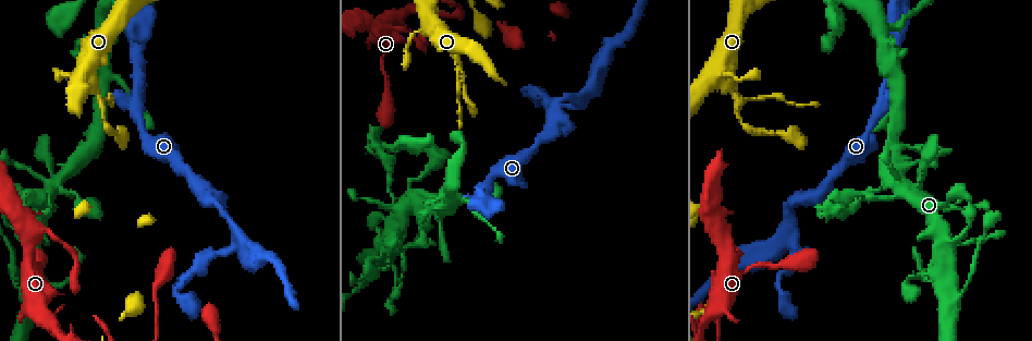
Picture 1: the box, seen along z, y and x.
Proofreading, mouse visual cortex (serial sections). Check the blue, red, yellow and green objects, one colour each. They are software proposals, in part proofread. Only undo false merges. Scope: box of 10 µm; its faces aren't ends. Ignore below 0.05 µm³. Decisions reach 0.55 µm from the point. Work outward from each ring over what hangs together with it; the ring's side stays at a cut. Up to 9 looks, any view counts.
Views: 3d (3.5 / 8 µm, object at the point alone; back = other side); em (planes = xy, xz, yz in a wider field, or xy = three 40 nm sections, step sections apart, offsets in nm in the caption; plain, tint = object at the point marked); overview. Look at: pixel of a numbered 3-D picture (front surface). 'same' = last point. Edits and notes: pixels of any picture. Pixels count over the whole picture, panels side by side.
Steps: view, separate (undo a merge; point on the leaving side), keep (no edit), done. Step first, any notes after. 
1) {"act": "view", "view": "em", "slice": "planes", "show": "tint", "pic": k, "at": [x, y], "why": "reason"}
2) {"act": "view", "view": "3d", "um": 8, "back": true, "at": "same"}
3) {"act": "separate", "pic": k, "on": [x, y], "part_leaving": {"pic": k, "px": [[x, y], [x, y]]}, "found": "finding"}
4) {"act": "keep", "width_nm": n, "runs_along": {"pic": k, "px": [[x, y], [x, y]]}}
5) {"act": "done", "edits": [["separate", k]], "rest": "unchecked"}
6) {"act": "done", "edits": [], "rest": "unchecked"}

{"act": "view", "view": "3d", "um": 3.5, "pic": 1, "at": [41, 314], "why": "calibre changes"}

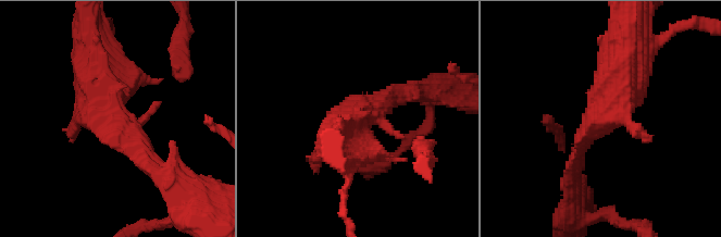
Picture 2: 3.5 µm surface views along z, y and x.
{"act": "view", "view": "em", "slice": "planes", "show": "tint", "pic": 2, "at": [595, 122]}

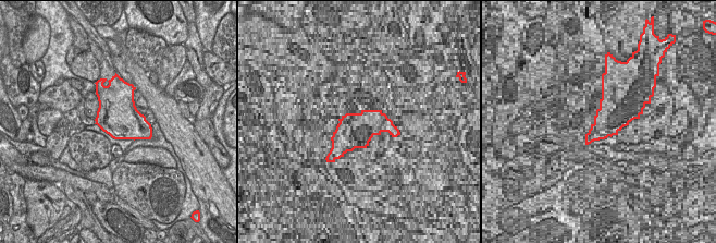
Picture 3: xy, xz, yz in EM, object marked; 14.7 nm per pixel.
{"act": "keep", "found": "continuous, no second cell"}

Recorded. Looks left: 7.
{"act": "view", "view": "3d", "um": 3.5, "pic": 1, "at": [440, 221], "why": "a narrow waist"}

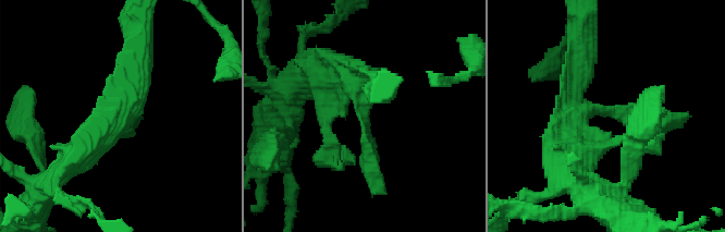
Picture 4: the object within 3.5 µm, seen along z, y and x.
{"act": "view", "view": "em", "slice": "planes", "show": "tint", "pic": 4, "at": [603, 112]}

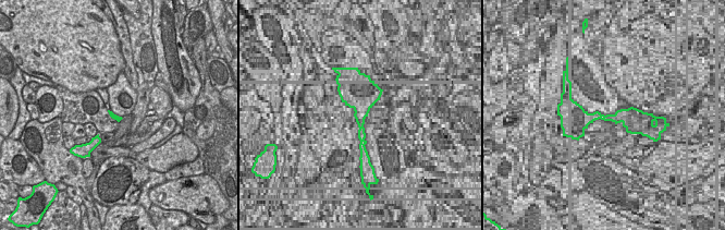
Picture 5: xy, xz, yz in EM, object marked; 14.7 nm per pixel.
{"act": "keep", "found": "one cell here"}

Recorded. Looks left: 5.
{"act": "view", "view": "3d", "um": 3.5, "pic": 1, "at": [578, 97], "why": "three arms meet"}

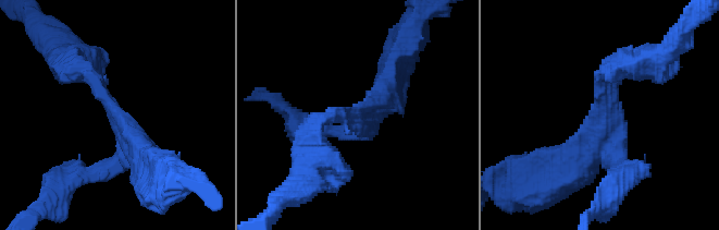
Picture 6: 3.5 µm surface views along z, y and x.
{"act": "view", "view": "em", "slice": "xy", "step": 1, "show": "plain", "pic": 6, "at": [602, 108], "arms": 3, "arm_widths_nm": [250, 250, 350], "why": "need the tissue"}

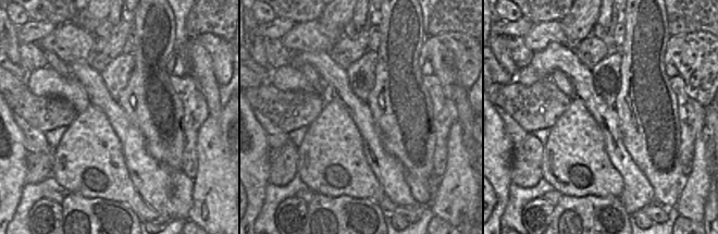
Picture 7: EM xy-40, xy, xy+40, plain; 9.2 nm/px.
{"act": "view", "view": "em", "slice": "xy", "step": 1, "show": "tint", "at": "same"}

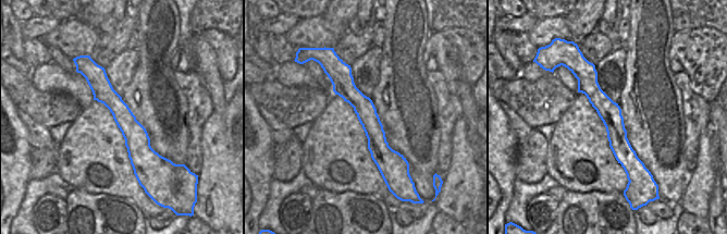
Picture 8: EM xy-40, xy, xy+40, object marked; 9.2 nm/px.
{"act": "keep", "width_nm": 190, "runs_along": {"pic": 6, "px": [[64, 67], [95, 81], [145, 164]]}, "found": "one cell here"}

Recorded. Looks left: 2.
{"act": "view", "view": "3d", "um": 3.5, "pic": 1, "at": [101, 97], "why": "thick turns thin"}

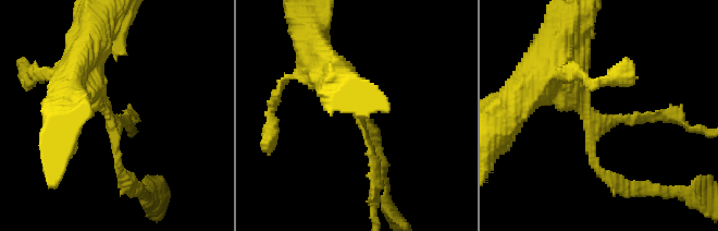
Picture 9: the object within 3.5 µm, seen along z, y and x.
{"act": "view", "view": "em", "slice": "xy", "step": 2, "show": "tint", "pic": 9, "at": [112, 117], "why": "need the tissue"}

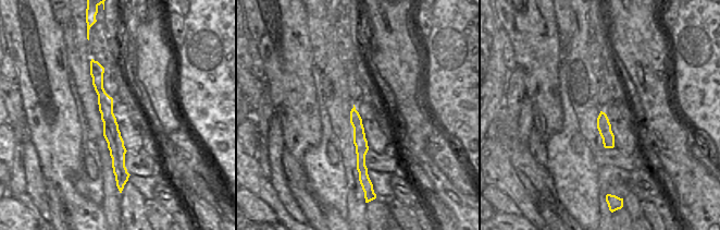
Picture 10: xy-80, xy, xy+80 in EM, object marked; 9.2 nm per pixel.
{"act": "separate", "pic": 9, "on": [115, 144], "part_leaving": {"pic": 9, "px": [[103, 109], [116, 166], [133, 186]]}, "found": "a second cell is stuck on"}

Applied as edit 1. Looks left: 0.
{"act": "done", "edits": [["separate", 9]], "rest": "unchecked"}

